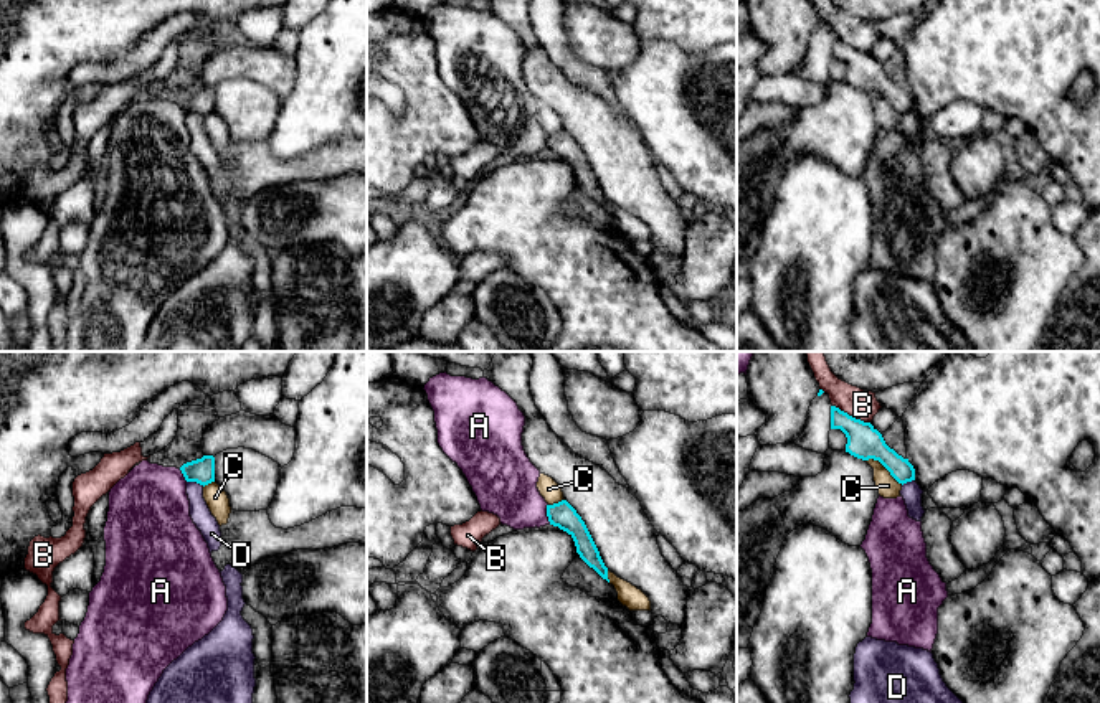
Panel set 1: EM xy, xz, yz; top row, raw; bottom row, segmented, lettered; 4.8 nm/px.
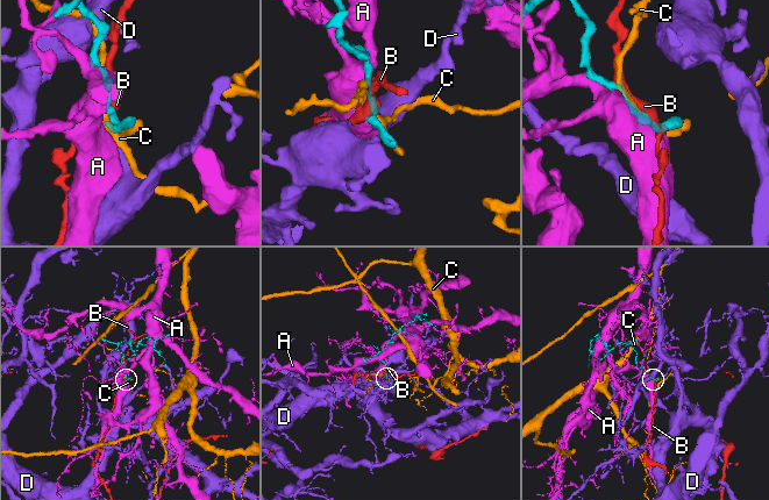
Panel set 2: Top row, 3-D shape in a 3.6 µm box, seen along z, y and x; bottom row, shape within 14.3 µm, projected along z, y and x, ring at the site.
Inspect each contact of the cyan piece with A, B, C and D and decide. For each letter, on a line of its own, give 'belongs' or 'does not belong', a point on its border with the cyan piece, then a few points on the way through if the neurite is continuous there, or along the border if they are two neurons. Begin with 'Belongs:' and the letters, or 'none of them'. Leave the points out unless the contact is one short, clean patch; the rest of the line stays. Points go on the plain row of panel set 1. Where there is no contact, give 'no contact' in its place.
Belongs: none of them
A: does not belong | xz (547, 144)
B: does not belong | yz (851, 47)
C: does not belong | yz (884, 96)
D: does not belong | xy (195, 111) | along xy (187, 111), (203, 116)

